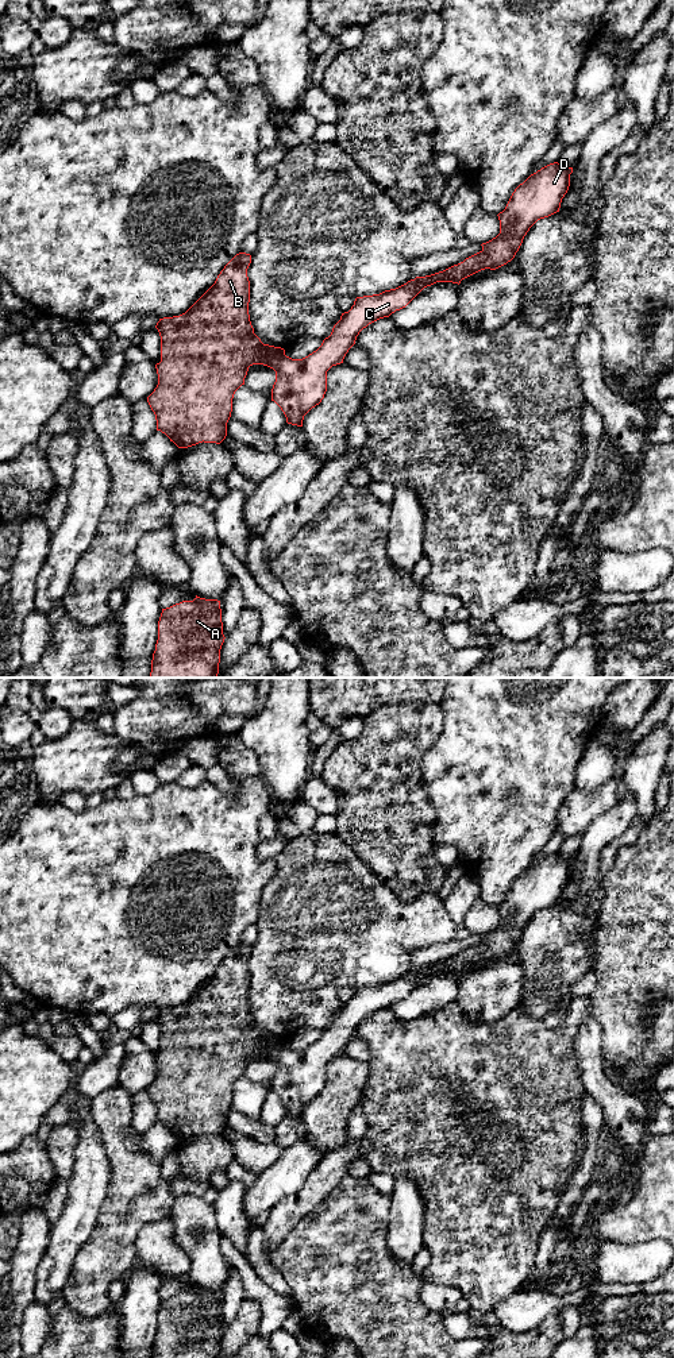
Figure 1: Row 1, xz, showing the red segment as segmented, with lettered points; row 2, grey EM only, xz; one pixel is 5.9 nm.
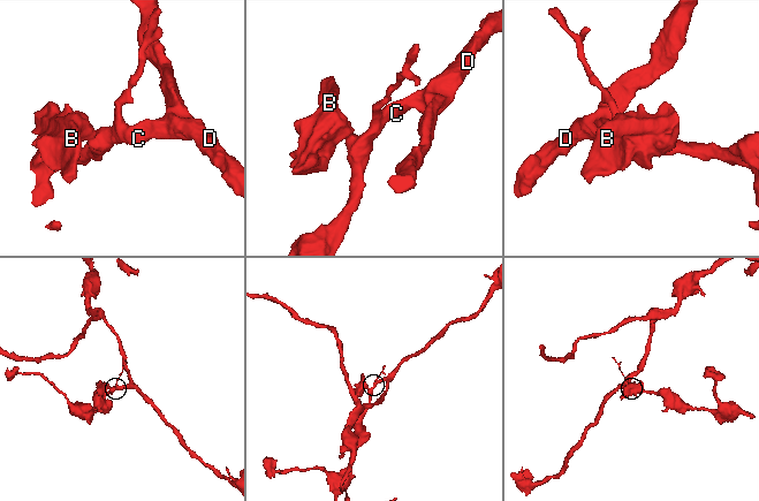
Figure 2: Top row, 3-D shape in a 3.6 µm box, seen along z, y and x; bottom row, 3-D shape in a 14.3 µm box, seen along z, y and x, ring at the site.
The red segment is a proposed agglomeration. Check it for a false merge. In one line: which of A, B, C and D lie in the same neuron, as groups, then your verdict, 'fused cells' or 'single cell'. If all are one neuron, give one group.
A C D / B; fused cells

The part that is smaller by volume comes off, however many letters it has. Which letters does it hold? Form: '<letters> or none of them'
B

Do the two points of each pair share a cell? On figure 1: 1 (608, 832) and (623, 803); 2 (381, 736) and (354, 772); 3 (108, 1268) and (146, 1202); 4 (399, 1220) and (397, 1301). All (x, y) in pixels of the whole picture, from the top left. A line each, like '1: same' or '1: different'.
1: same
2: same
3: same
4: different

